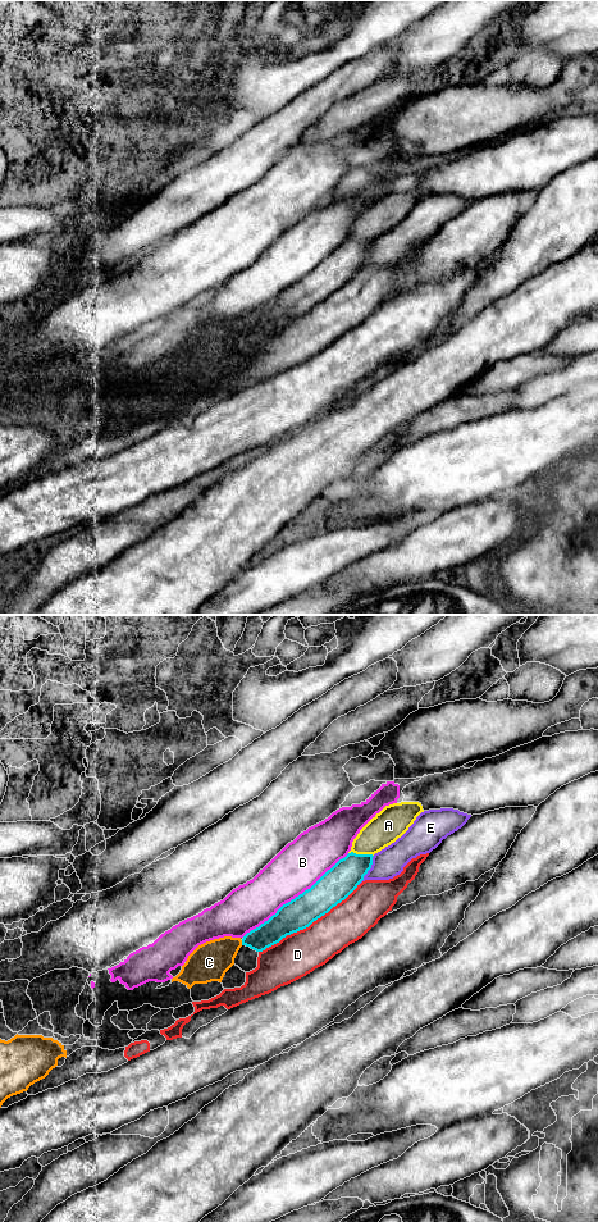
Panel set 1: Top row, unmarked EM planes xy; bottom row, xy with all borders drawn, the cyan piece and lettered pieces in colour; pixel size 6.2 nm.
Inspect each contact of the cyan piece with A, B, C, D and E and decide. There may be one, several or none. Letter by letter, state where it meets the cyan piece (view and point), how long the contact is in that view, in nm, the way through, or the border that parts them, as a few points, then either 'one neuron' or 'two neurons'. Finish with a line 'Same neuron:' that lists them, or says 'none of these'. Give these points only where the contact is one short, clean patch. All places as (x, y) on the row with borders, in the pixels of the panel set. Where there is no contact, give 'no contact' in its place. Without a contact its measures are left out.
A: xy (361, 855) | 160 nm | two neurons
B: xy (296, 897) | 850 nm | two neurons
C: xy (242, 943) | 30 nm | two neurons
D: xy (309, 925) | 750 nm | one neuron
E: xy (369, 869) | 220 nm | two neurons
Same neuron: D

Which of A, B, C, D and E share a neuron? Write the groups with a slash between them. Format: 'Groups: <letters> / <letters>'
Groups: A E / B / C / D

